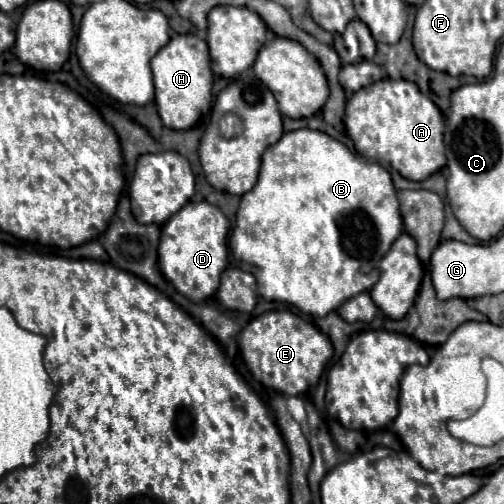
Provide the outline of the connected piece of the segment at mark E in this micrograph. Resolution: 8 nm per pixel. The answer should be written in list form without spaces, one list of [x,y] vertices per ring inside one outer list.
[[[265,312],[253,318],[237,336],[237,346],[251,374],[267,388],[285,396],[299,396],[317,386],[321,372],[333,356],[331,340],[313,324],[293,312]]]

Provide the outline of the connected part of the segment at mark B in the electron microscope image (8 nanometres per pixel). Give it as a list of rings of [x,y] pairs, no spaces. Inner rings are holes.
[[[301,128],[301,130],[295,130],[295,132],[285,132],[283,138],[277,144],[273,144],[271,148],[267,148],[267,152],[263,154],[257,184],[241,196],[241,204],[239,204],[239,210],[237,210],[237,226],[229,236],[229,248],[233,252],[233,258],[237,260],[239,268],[245,270],[245,272],[251,272],[255,276],[259,296],[263,296],[269,302],[293,304],[295,308],[299,308],[301,312],[311,314],[311,316],[327,316],[329,312],[337,310],[339,304],[343,304],[351,296],[357,296],[357,294],[369,290],[371,284],[375,284],[375,280],[379,280],[377,262],[387,254],[387,248],[391,248],[391,244],[395,242],[395,236],[399,236],[401,232],[403,232],[403,220],[401,220],[401,214],[399,214],[397,192],[393,188],[389,172],[381,164],[353,154],[345,144],[327,136],[325,132]]]

